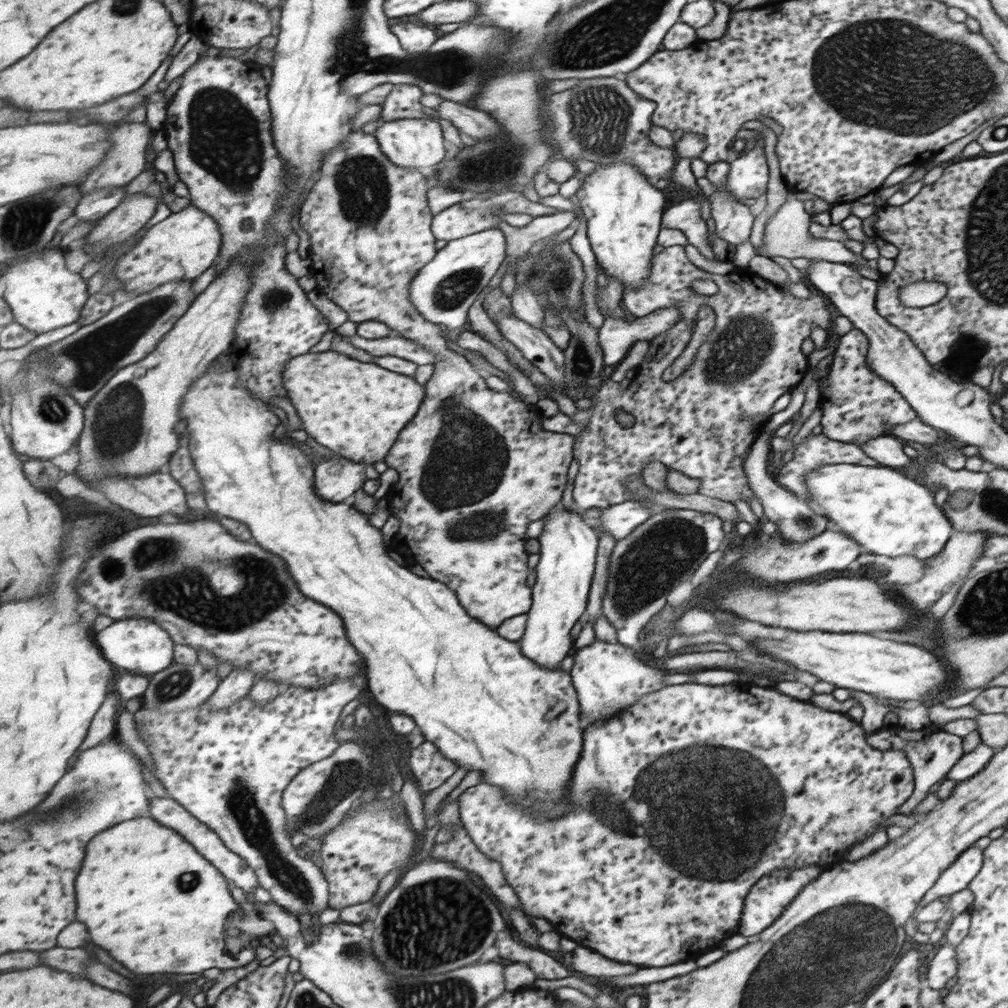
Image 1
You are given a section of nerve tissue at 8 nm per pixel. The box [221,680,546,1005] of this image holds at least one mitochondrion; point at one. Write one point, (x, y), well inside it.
(441, 919)

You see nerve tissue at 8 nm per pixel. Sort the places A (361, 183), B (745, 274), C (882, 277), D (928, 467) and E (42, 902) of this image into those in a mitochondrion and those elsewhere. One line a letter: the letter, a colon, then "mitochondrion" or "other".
A: mitochondrion
B: other
C: other
D: other
E: other

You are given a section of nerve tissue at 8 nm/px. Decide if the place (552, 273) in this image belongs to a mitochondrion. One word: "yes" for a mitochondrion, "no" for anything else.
yes

